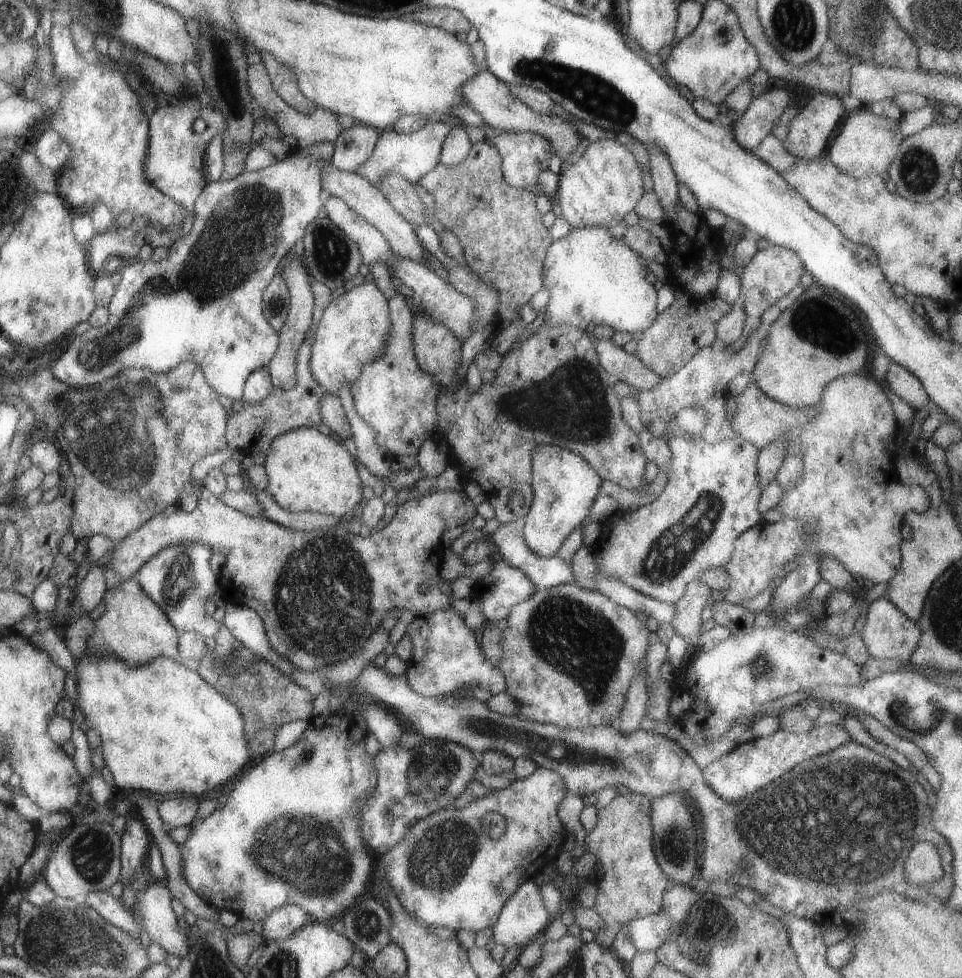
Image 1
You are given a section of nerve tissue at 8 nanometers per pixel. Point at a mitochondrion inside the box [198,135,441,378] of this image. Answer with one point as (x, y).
(330, 252)

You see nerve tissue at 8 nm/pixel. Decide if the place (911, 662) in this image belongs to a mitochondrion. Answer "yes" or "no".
no

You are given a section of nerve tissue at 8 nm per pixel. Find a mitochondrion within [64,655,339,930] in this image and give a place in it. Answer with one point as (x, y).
(92, 854)

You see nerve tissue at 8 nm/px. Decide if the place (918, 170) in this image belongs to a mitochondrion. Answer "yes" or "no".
yes

